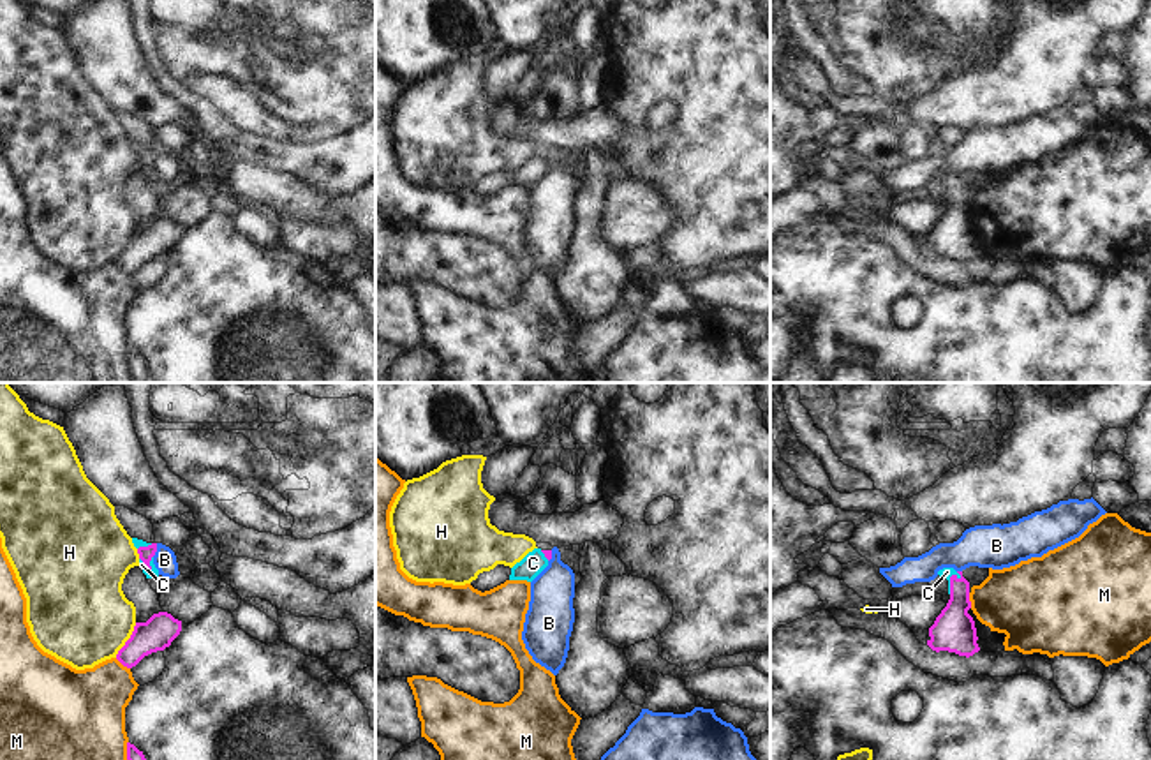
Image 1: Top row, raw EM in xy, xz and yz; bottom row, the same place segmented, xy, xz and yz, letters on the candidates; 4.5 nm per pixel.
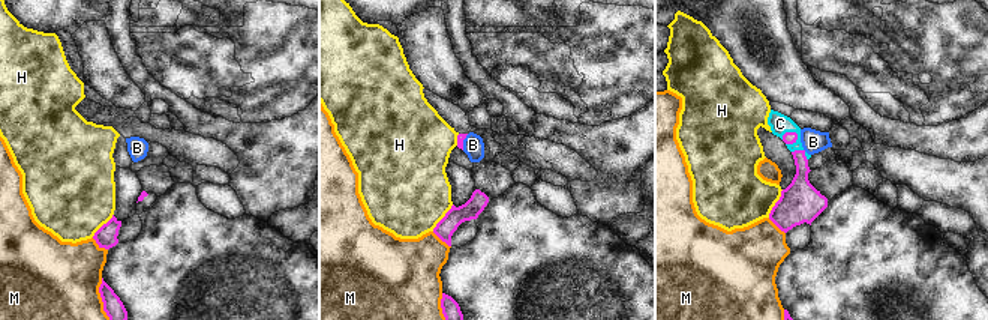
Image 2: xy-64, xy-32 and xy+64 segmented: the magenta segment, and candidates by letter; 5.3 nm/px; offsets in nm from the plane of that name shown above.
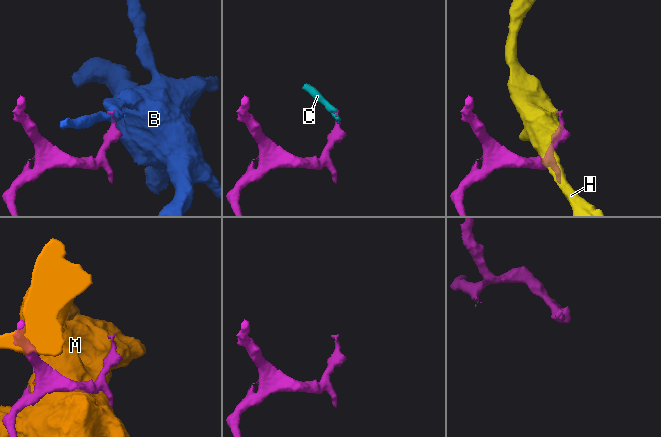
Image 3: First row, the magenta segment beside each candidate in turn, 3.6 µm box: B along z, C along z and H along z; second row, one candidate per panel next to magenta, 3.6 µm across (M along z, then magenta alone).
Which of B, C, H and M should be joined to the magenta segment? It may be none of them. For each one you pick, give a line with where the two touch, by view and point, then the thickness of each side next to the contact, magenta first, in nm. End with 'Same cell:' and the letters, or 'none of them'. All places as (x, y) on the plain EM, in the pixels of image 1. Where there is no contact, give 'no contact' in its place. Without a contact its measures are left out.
C: yz (950, 187) | 190/50 nm
Same cell: C

